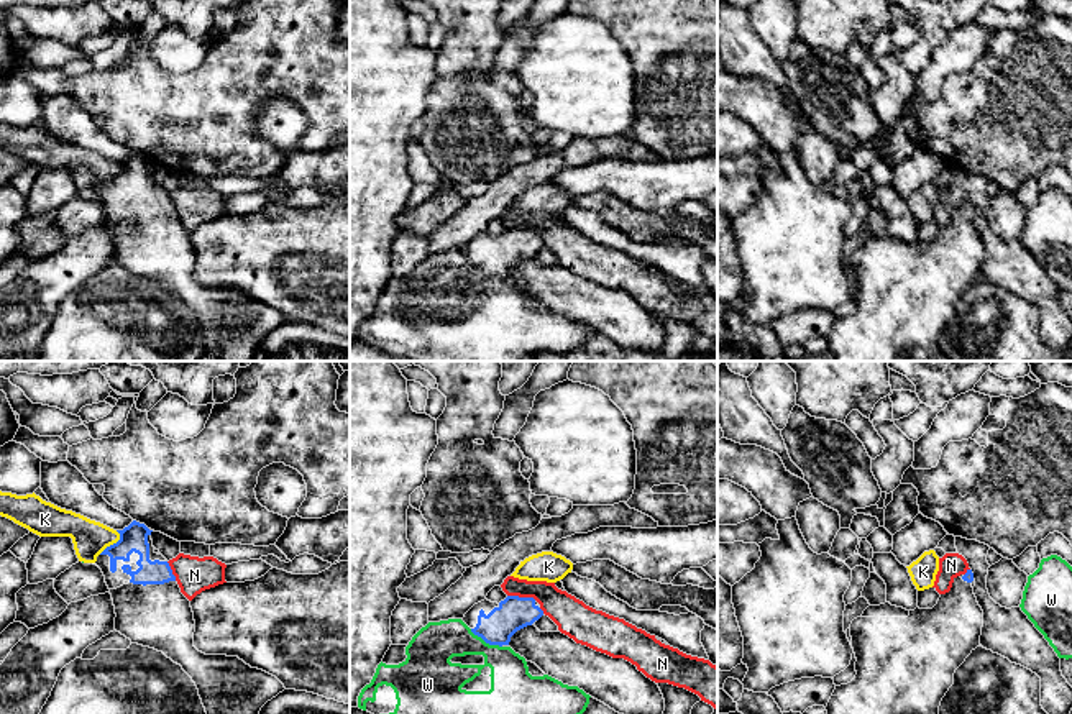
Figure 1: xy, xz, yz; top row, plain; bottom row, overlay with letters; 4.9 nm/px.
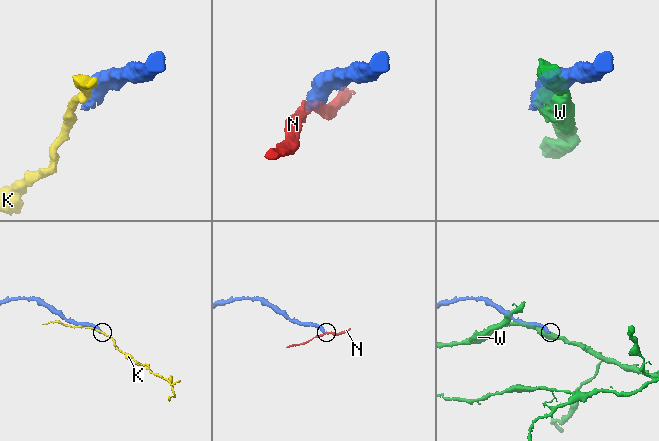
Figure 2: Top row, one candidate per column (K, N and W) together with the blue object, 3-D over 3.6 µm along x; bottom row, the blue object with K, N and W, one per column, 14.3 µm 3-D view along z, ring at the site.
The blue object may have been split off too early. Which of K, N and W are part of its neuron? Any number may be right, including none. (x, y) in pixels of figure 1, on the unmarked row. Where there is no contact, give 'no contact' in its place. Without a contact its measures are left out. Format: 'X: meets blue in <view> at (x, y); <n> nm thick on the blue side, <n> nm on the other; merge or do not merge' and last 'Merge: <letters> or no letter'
K: meets blue in xy at (114, 176); 130 nm thick on the blue side, 170 nm on the other; do not merge
N: meets blue in xz at (522, 230); 170 nm thick on the blue side, 170 nm on the other; do not merge
W: meets blue in xz at (486, 274); 170 nm thick on the blue side, 200 nm on the other; do not merge
Merge: no letter

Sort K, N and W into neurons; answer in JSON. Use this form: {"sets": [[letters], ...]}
{"sets": [["K"], ["N"], ["W"]]}

